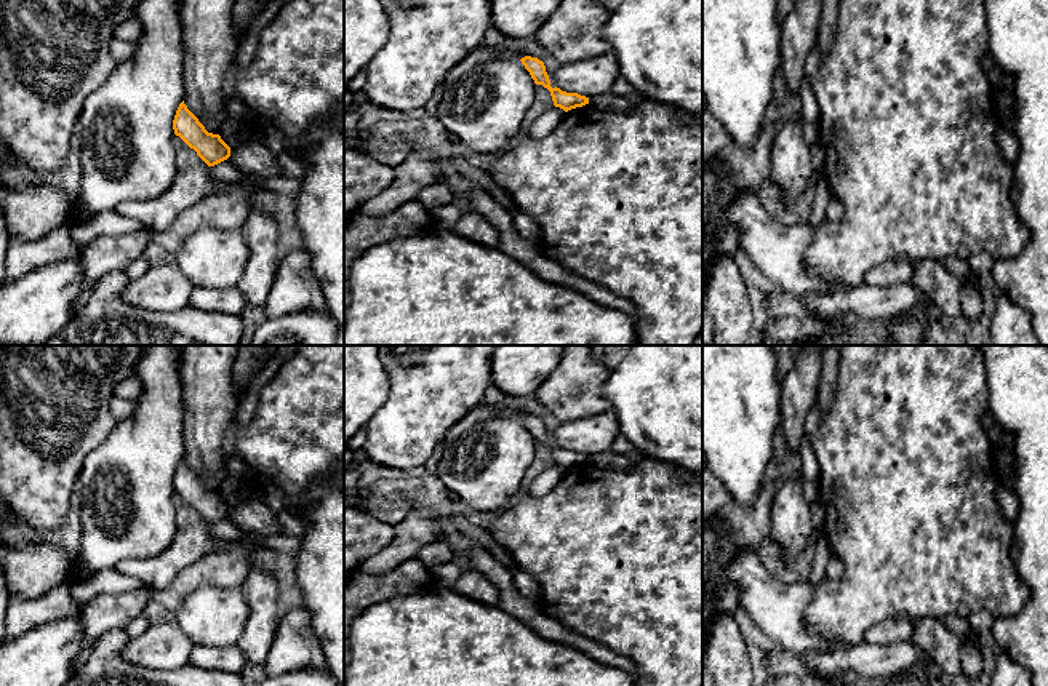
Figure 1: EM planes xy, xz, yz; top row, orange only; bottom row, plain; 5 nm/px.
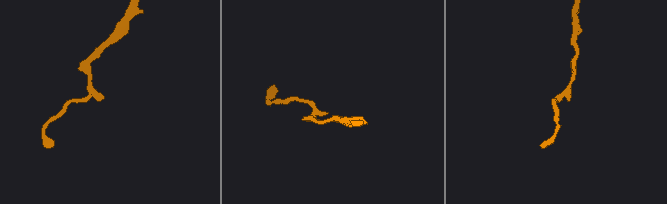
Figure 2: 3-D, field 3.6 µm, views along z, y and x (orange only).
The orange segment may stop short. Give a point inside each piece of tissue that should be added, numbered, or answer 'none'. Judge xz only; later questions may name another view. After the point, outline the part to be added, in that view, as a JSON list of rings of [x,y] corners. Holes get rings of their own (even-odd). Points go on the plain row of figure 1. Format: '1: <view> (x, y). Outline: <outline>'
none

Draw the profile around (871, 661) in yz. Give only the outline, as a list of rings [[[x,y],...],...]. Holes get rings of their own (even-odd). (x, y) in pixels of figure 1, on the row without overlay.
[[[864,641],[838,651],[806,651],[800,657],[827,676],[856,673],[864,678],[888,678],[915,665],[922,651],[909,643],[878,646]]]

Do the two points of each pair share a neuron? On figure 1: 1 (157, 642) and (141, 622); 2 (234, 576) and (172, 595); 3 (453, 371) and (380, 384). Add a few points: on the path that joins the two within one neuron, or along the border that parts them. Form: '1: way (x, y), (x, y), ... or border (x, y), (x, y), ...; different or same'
1: border (151, 626), (130, 638); different
2: way (218, 576), (194, 576), (188, 581); same
3: border (383, 362), (389, 379), (389, 395), (372, 416); different

